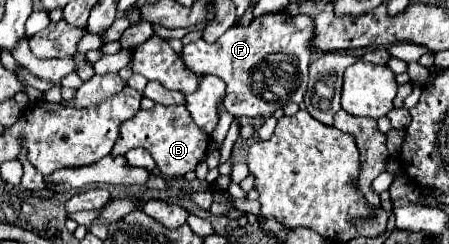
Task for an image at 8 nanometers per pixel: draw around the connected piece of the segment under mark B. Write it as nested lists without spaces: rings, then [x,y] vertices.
[[[155,104],[151,110],[139,110],[131,120],[125,120],[119,126],[119,138],[111,150],[111,156],[115,158],[119,154],[127,154],[131,148],[145,148],[153,156],[155,166],[161,170],[161,174],[185,176],[187,172],[197,168],[205,152],[209,150],[209,144],[209,134],[197,128],[193,120],[187,120],[187,108]]]

